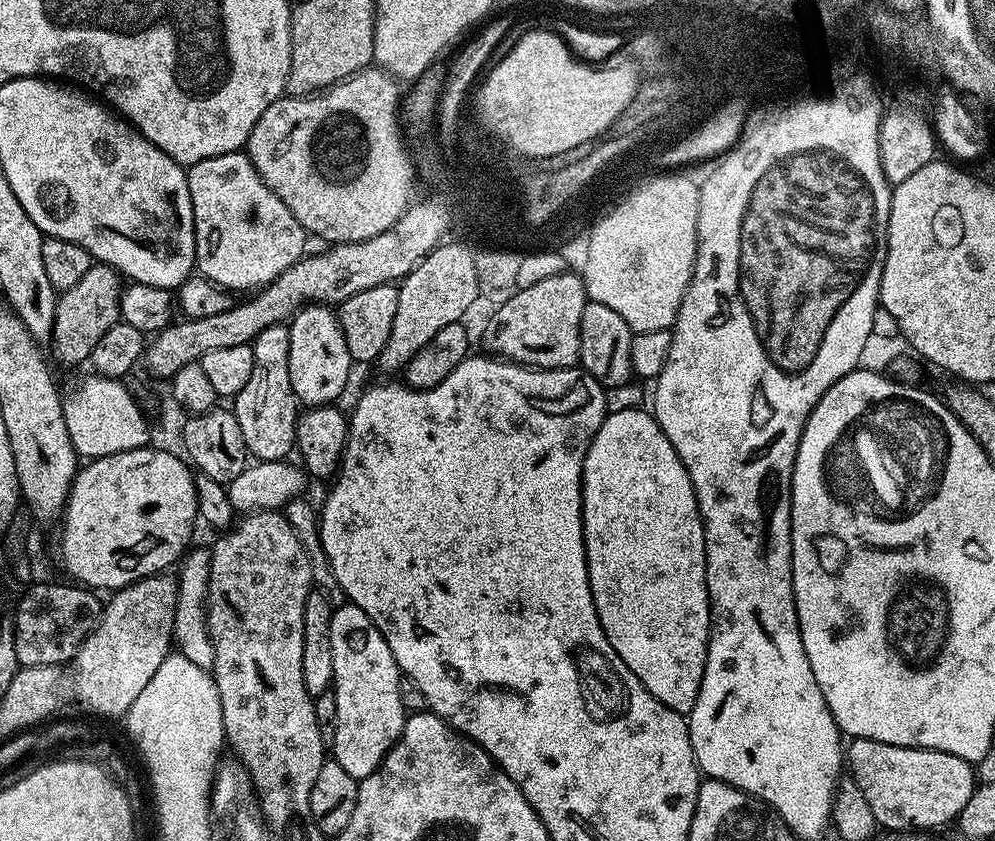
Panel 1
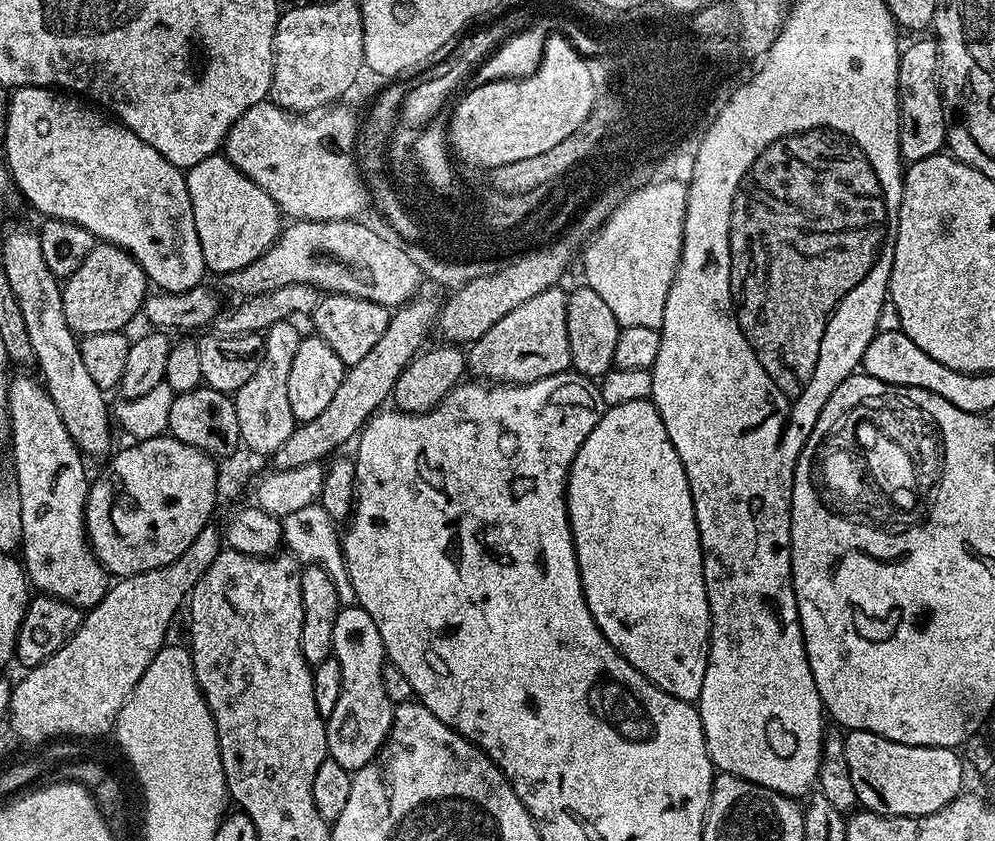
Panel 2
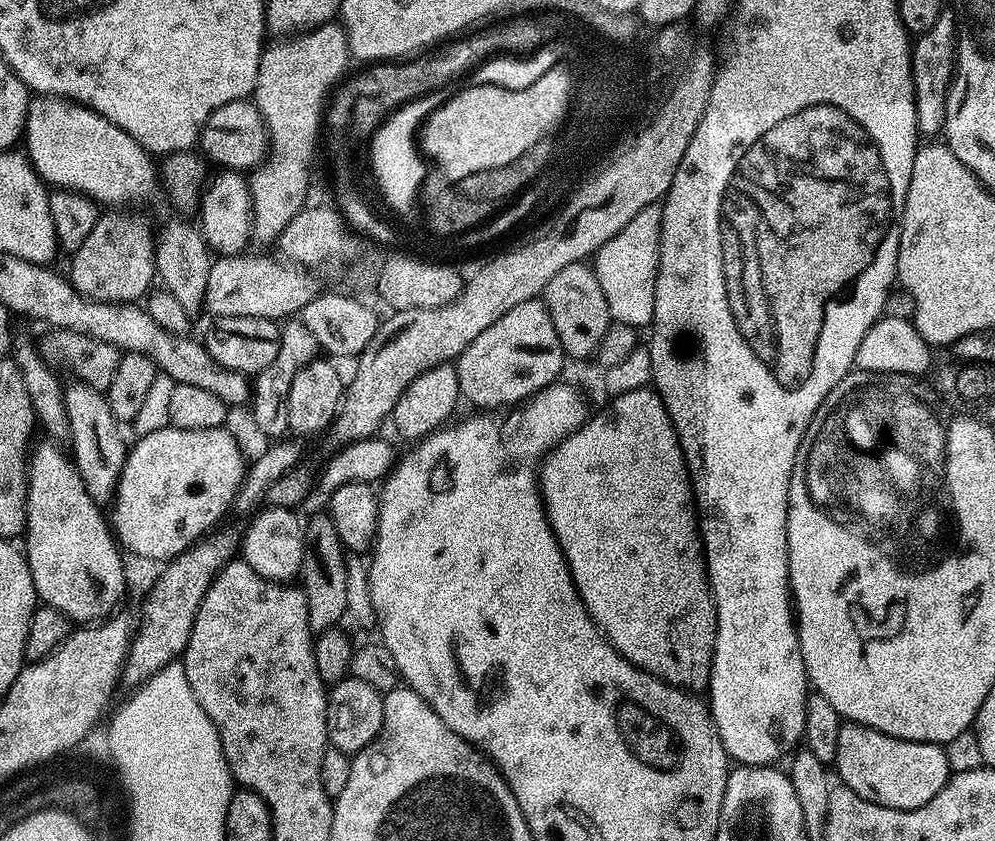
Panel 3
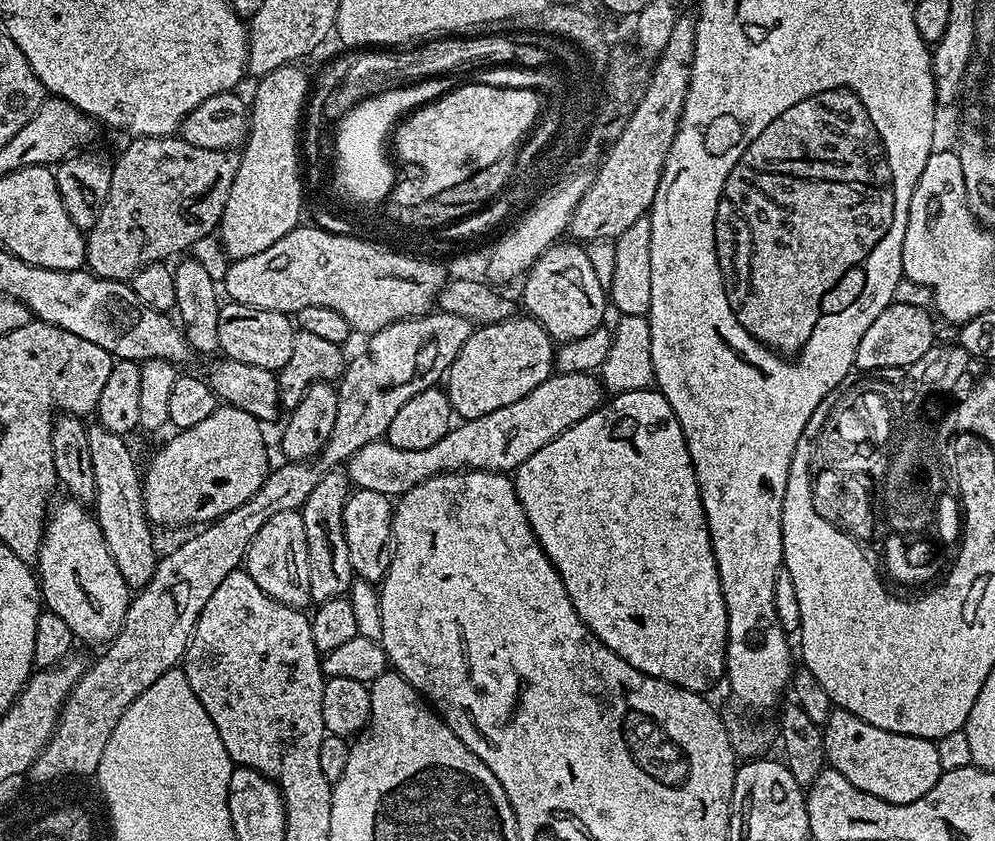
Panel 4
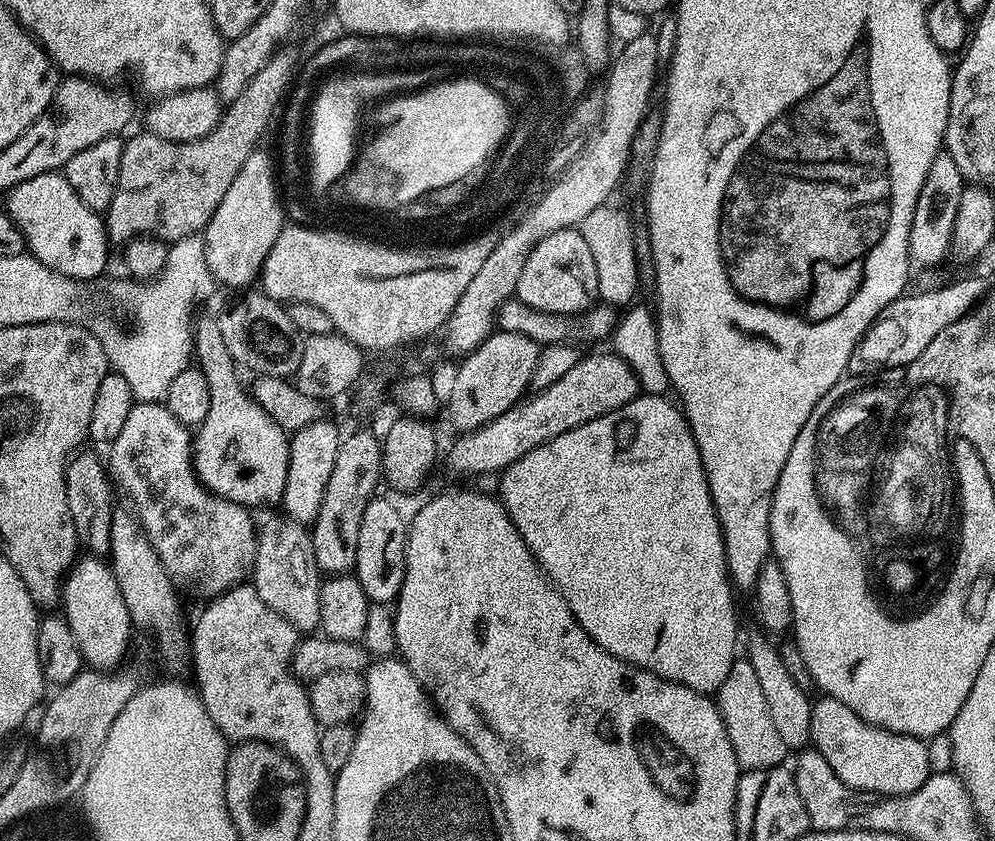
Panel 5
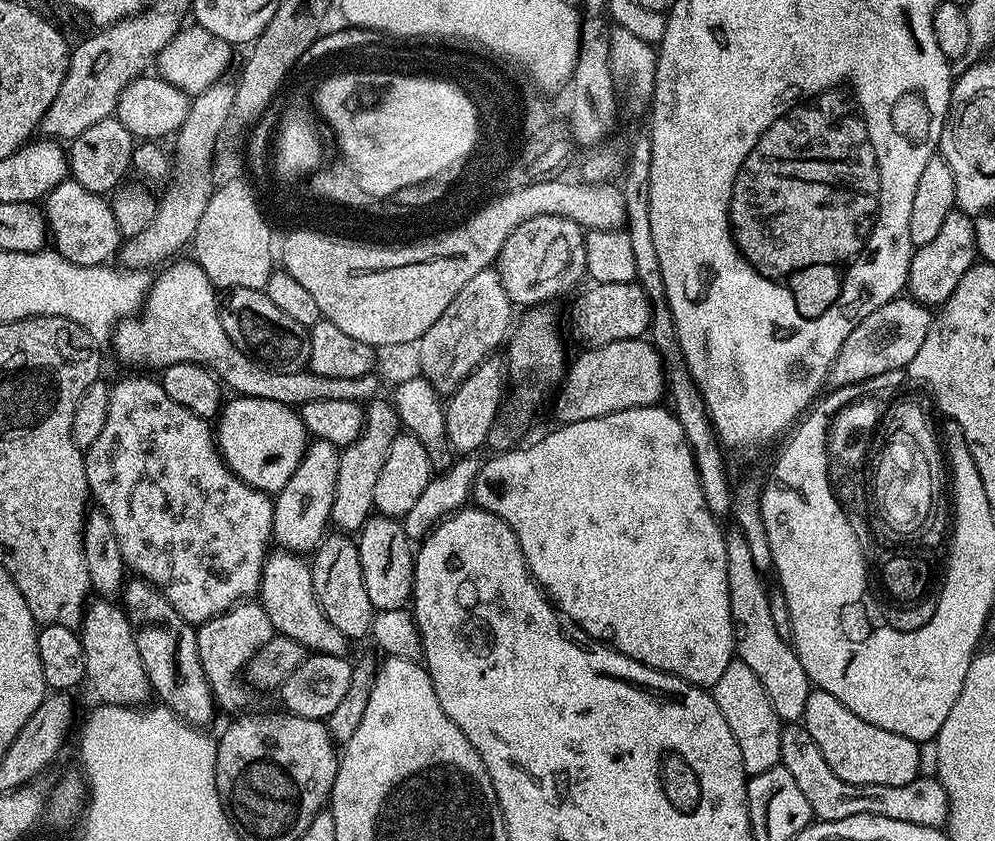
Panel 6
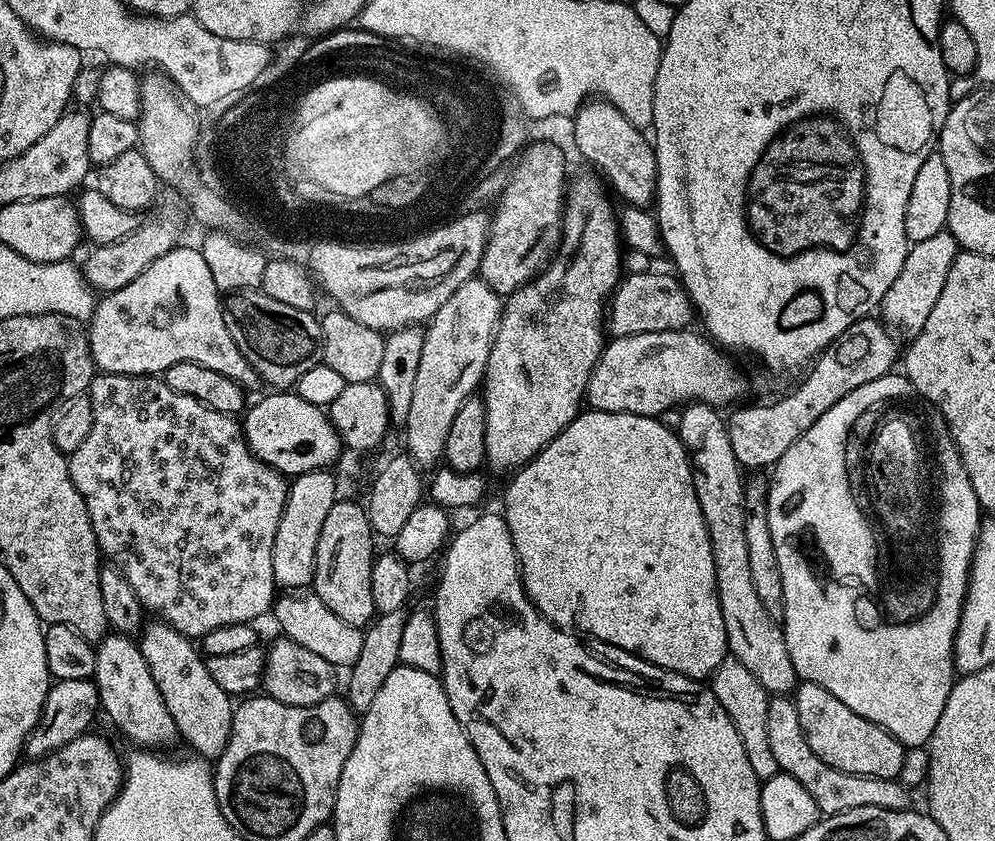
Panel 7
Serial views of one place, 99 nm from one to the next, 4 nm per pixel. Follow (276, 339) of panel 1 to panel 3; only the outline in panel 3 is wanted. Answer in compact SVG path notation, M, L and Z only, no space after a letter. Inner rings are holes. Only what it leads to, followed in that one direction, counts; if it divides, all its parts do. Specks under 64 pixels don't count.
M288 318L280 324L278 355L275 356L274 362L270 362L270 366L266 366L266 370L255 373L254 379L251 381L252 399L250 409L254 421L258 424L258 429L266 437L279 437L282 430L287 429L290 382L294 378L294 374L298 374L298 370L302 370L302 366L306 366L311 360L317 359L320 355L320 347L314 338L314 334L310 334L310 330L306 330L306 326L299 318Z

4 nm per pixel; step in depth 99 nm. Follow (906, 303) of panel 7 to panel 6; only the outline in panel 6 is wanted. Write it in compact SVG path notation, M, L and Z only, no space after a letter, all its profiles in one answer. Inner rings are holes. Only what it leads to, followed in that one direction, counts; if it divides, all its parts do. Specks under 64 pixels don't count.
M959 210L949 212L936 237L913 251L906 285L911 299L925 306L945 304L950 294L954 294L954 286L962 282L962 274L966 274L966 270L970 270L977 260L976 235L972 220Z

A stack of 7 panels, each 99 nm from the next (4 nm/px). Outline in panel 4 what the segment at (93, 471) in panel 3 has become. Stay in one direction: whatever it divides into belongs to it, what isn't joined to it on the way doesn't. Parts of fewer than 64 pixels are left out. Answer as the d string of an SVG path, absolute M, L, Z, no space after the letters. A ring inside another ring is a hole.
M96 422L88 428L88 438L90 458L94 462L96 521L106 538L106 546L110 546L114 562L118 562L118 571L129 589L142 589L148 585L150 578L154 578L158 551L156 552L156 544L152 541L154 528L144 509L141 469L136 469L136 460L128 449L129 441L125 437L106 430Z

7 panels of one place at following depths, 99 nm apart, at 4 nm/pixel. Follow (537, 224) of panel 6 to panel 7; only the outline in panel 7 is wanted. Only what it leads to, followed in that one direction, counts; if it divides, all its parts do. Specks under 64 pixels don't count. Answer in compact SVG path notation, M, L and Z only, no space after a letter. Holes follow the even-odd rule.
M531 144L519 153L520 161L495 201L496 209L491 209L488 241L480 259L479 279L508 294L517 292L549 263L549 253L532 251L543 236L561 227L566 199L563 150L556 144Z

